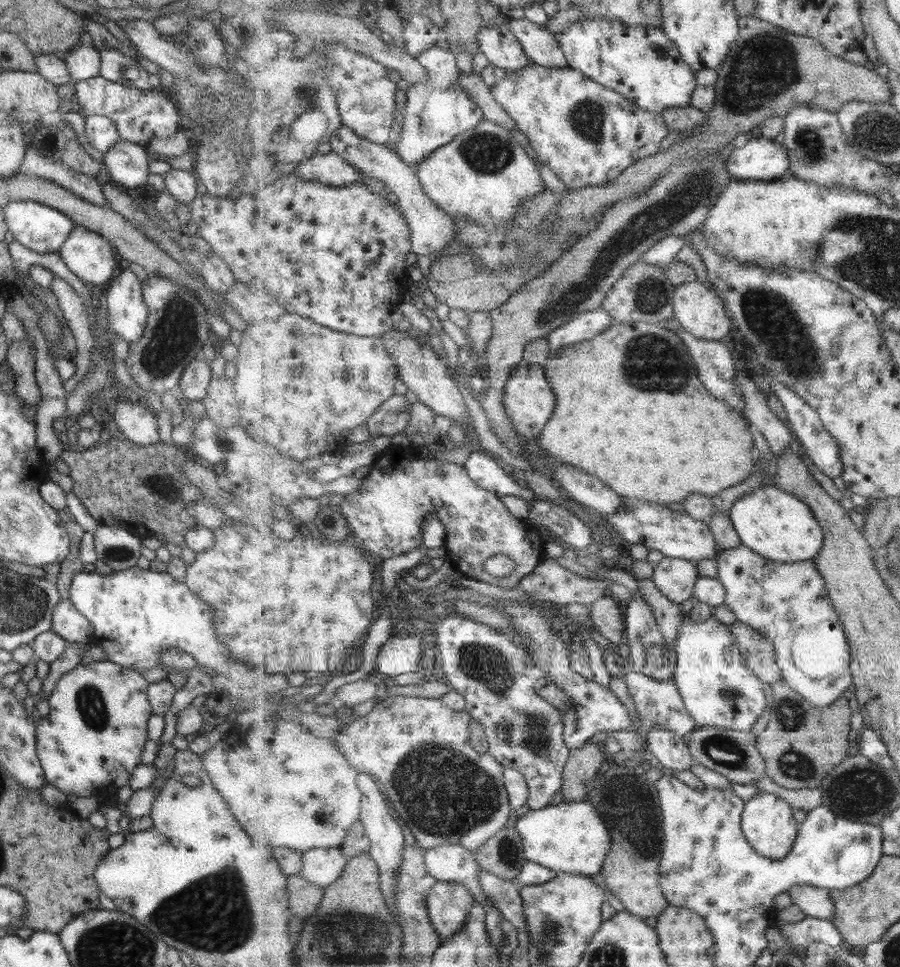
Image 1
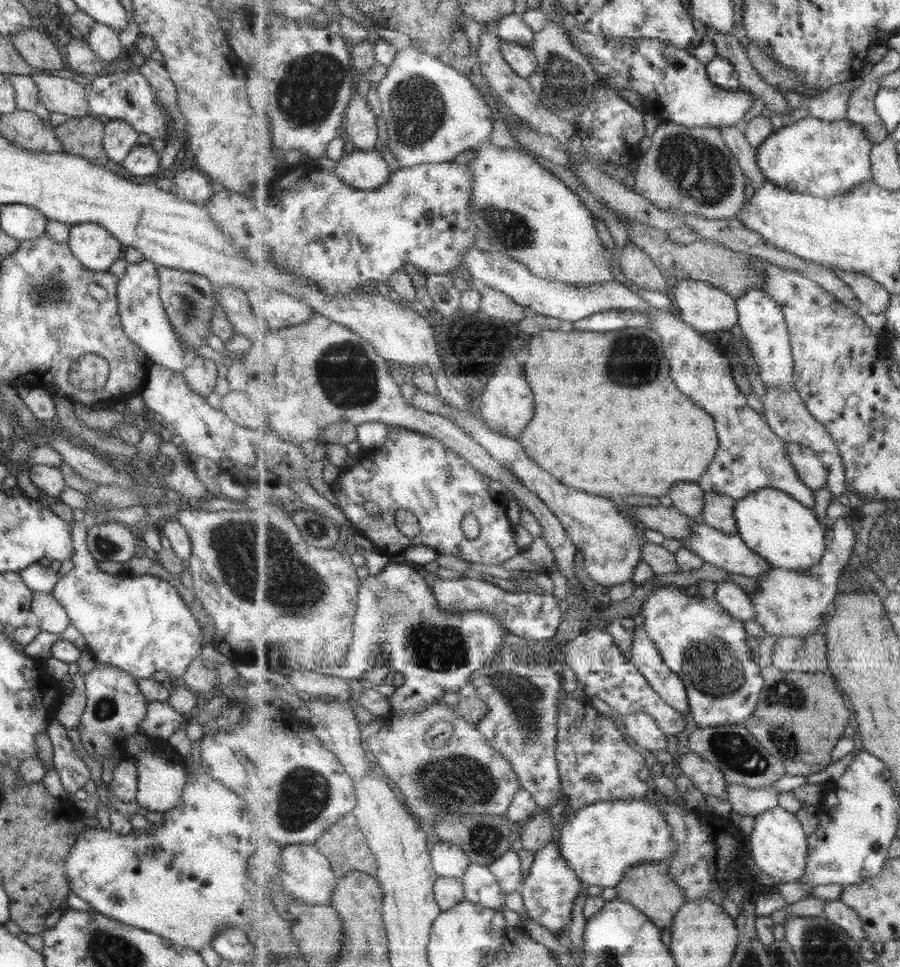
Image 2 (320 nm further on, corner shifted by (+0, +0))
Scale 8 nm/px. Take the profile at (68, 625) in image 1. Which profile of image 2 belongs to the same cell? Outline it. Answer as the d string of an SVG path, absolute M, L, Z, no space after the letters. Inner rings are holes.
M33 592L32 596L30 612L33 612L40 622L39 630L51 634L63 632L70 622L63 607L52 598L52 594Z

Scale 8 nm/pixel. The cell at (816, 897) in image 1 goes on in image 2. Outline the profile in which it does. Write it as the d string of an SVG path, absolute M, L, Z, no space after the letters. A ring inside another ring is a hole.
M840 898L827 901L823 916L827 917L829 922L843 927L843 930L857 943L861 944L868 940L860 914Z

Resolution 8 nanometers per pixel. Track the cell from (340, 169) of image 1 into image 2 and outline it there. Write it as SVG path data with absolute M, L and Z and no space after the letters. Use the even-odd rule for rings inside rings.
M350 148L344 157L336 161L333 172L342 178L343 182L361 190L381 188L390 180L391 168L383 160L378 151L365 151Z

